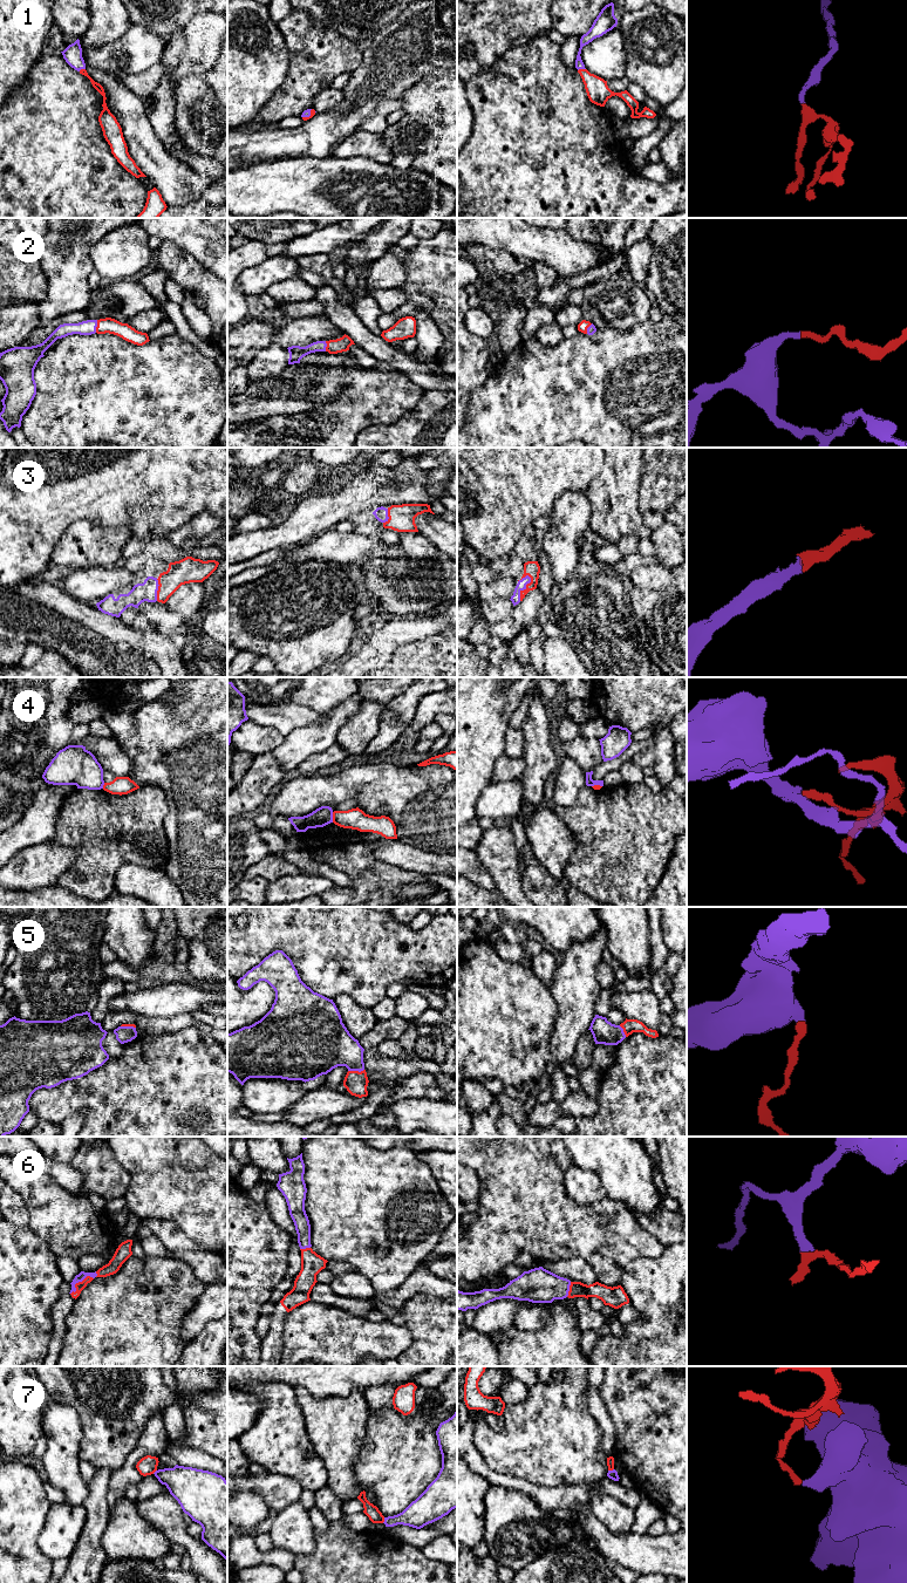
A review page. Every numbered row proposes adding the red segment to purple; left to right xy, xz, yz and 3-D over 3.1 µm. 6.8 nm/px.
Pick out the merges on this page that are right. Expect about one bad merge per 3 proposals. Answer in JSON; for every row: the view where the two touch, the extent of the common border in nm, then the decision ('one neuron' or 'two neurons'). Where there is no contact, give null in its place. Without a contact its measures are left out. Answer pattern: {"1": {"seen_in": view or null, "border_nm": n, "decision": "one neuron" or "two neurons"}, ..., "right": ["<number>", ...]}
{"1": {"seen_in": "yz", "border_nm": 60, "decision": "one neuron"}, "2": {"seen_in": "xy", "border_nm": 90, "decision": "one neuron"}, "3": {"seen_in": "yz", "border_nm": 190, "decision": "one neuron"}, "4": {"seen_in": "xz", "border_nm": 70, "decision": "two neurons"}, "5": {"seen_in": "xz", "border_nm": 110, "decision": "one neuron"}, "6": {"seen_in": "xy", "border_nm": 200, "decision": "one neuron"}, "7": {"seen_in": "xz", "border_nm": 40, "decision": "two neurons"}, "right": ["1", "2", "3", "5", "6"]}

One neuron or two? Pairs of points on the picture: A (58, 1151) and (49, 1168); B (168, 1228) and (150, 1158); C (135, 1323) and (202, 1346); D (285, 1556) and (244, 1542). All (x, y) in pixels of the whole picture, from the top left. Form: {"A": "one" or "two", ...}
{"A": "two", "B": "two", "C": "two", "D": "one"}

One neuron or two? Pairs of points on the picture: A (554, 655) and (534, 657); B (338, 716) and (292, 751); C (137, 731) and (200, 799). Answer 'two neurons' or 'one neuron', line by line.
A: two neurons
B: one neuron
C: one neuron

